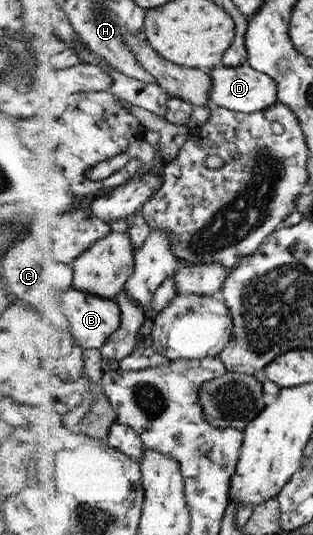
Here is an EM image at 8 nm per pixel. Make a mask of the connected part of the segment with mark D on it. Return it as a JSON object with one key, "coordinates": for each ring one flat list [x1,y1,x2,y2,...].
{"coordinates":[[250,63,236,67,214,68,209,71,214,79,214,85,210,92,211,104,227,107,234,111,242,111,242,113,256,113,256,111,264,111,281,102,278,80,266,72,258,71,258,68]]}

